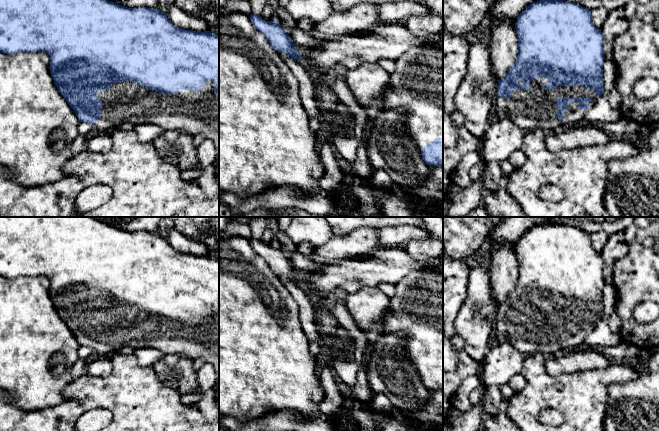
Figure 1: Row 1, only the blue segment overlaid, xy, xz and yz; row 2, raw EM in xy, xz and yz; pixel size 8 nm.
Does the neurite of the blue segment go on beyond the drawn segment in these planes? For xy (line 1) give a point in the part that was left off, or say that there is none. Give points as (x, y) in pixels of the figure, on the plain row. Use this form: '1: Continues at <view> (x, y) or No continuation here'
1: Continues at xy (197, 338)

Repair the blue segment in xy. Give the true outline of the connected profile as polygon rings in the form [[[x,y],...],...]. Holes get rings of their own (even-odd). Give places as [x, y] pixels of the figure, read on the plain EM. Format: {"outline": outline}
{"outline": [[[0,217],[0,276],[42,275],[50,280],[50,297],[54,308],[80,346],[91,348],[101,356],[112,356],[121,348],[154,348],[163,354],[181,354],[193,361],[214,366],[219,375],[219,260],[210,255],[191,255],[174,250],[167,240],[158,233],[138,231],[127,232],[93,217]]]}

